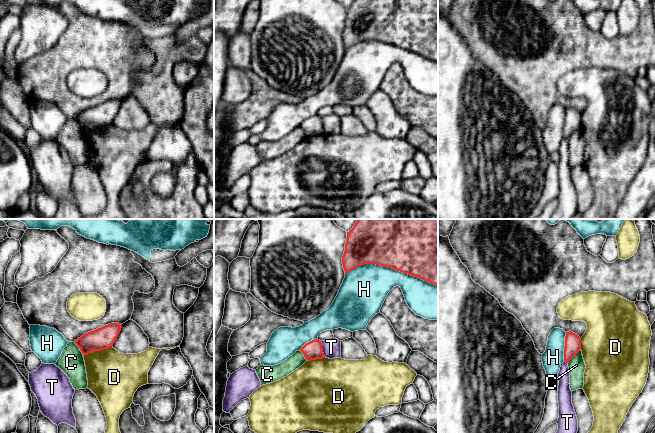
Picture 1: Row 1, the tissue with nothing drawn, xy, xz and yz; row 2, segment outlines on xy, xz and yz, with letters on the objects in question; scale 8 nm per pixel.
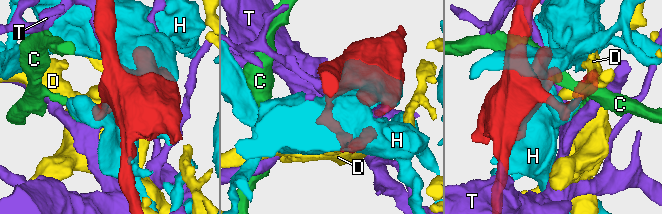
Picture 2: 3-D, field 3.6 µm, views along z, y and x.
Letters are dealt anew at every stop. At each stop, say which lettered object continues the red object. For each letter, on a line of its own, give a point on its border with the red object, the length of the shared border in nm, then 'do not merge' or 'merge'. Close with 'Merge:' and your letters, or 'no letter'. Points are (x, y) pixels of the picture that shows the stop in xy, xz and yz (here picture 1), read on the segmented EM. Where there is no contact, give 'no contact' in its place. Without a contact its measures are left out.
C: yz (574, 355) | 160 nm | do not merge
D: xy (97, 350) | 240 nm | do not merge
H: xz (391, 267) | 750 nm | do not merge
T: xz (322, 349) | 130 nm | do not merge
Merge: no letter

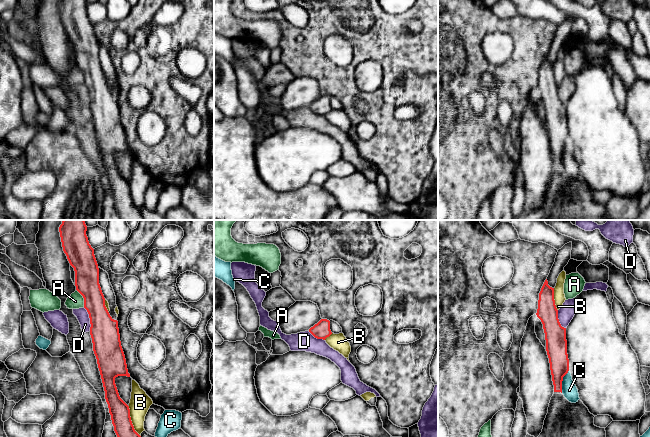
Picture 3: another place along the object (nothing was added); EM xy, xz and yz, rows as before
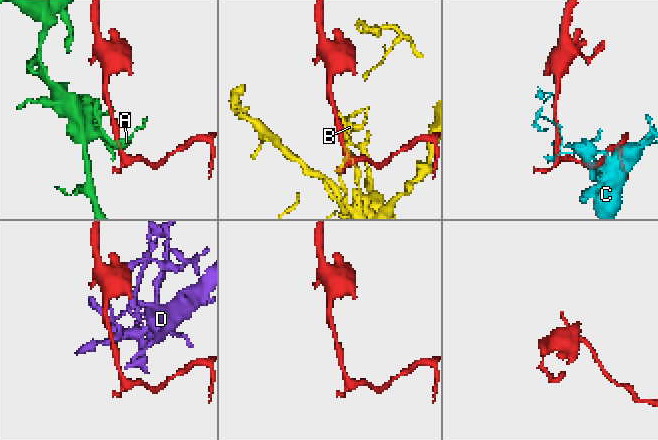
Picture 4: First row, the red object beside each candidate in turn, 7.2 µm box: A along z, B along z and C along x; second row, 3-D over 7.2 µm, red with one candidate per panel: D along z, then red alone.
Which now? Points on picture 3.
A: xy (83, 297) | 160 nm | do not merge
B: xy (131, 421) | 260 nm | do not merge
C: yz (562, 380) | 190 nm | do not merge
D: xy (90, 319) | 200 nm | merge
Merge: D

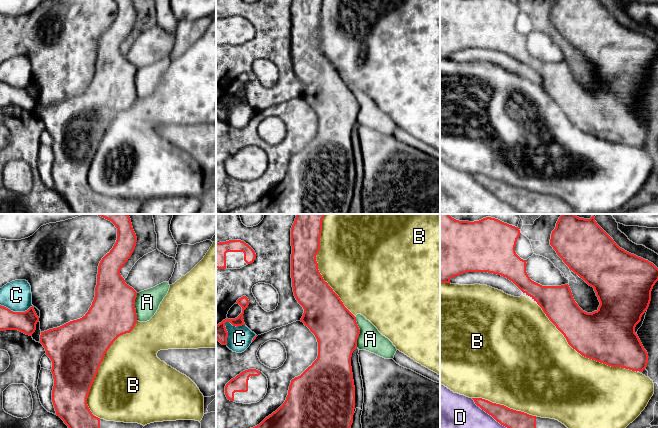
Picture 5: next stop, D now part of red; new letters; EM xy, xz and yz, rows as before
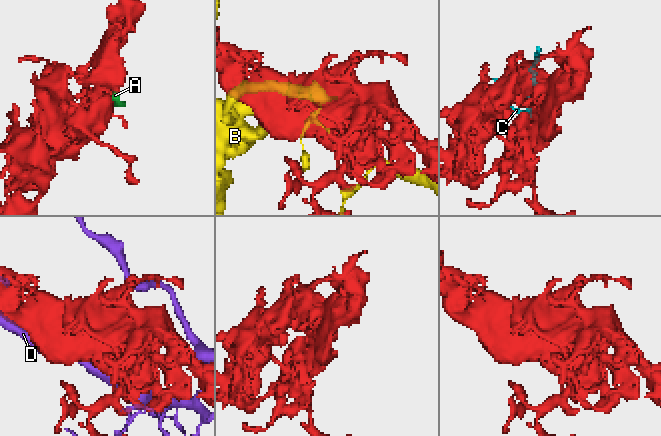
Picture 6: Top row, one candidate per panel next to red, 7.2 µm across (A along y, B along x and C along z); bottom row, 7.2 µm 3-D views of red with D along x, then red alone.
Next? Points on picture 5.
A: xz (359, 332) | 260 nm | merge
B: yz (582, 355) | 1000 nm | do not merge
C: xy (16, 312) | 260 nm | do not merge
D: yz (489, 414) | 380 nm | do not merge
Merge: A

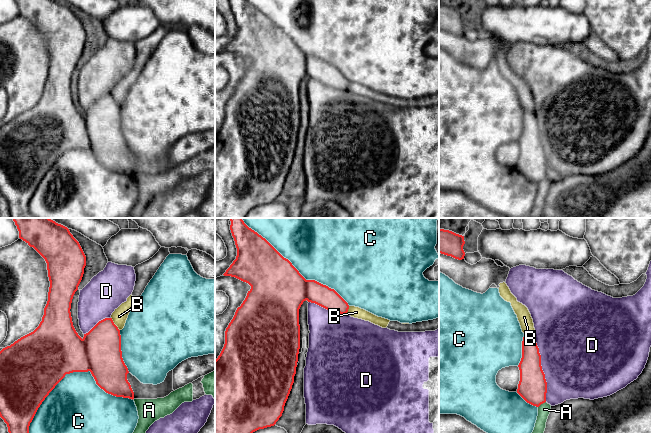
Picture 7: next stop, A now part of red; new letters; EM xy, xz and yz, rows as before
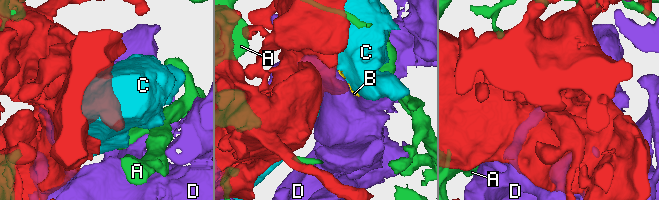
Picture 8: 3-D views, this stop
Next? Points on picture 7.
A: yz (541, 403) | 80 nm | do not merge
B: xy (114, 324) | 130 nm | merge
C: xy (73, 371) | 900 nm | do not merge
D: yz (542, 370) | 500 nm | do not merge
Merge: B

